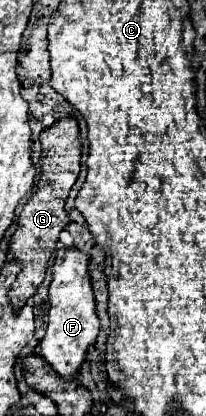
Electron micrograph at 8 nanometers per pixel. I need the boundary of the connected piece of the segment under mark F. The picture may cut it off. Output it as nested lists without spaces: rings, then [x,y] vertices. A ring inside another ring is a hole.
[[[60,248],[52,266],[52,282],[48,288],[48,328],[40,340],[40,356],[62,376],[64,380],[74,380],[88,346],[96,340],[100,330],[100,320],[96,314],[96,300],[88,276],[88,254],[76,248]]]

